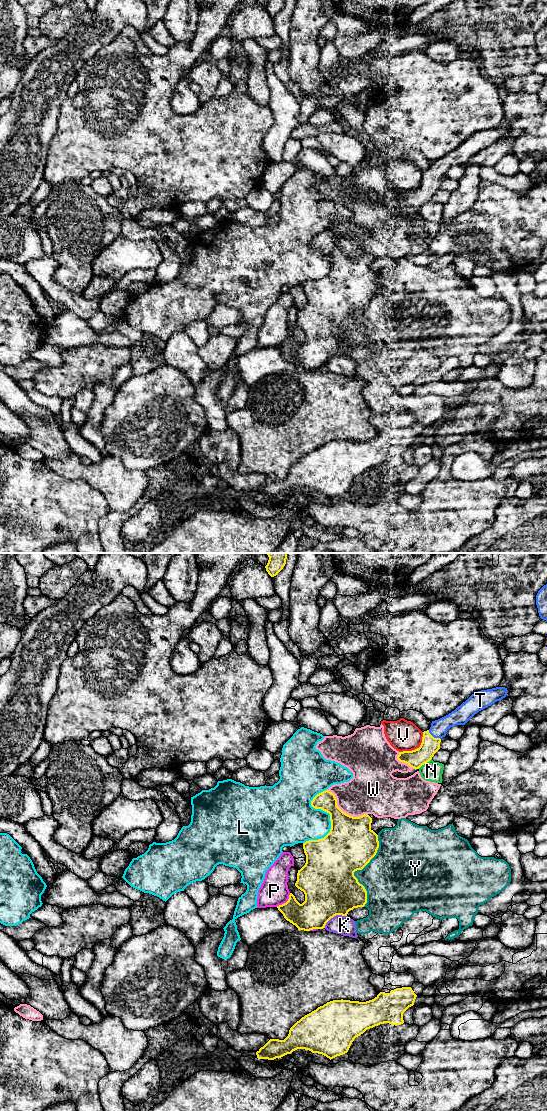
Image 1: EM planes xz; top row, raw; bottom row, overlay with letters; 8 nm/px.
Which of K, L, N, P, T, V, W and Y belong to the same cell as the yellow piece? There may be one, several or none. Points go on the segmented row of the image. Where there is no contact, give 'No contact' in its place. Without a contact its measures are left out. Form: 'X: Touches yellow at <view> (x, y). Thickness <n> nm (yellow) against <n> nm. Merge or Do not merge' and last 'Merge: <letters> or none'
K: Touches yellow at xz (334, 915). Thickness 420 nm (yellow) against 160 nm. Do not merge
L: Touches yellow at xz (330, 817). Thickness 380 nm (yellow) against 320 nm. Do not merge
N: Touches yellow at xz (424, 763). Thickness 150 nm (yellow) against 160 nm. Do not merge
P: Touches yellow at xz (286, 902). Thickness 240 nm (yellow) against 220 nm. Do not merge
T: Touches yellow at xz (433, 737). Thickness 150 nm (yellow) against 140 nm. Merge
V: Touches yellow at xz (417, 748). Thickness 150 nm (yellow) against 240 nm. Do not merge
W: Touches yellow at xz (344, 812). Thickness 380 nm (yellow) against 360 nm. Do not merge
Y: Touches yellow at xz (357, 869). Thickness 420 nm (yellow) against 380 nm. Do not merge
Merge: T

